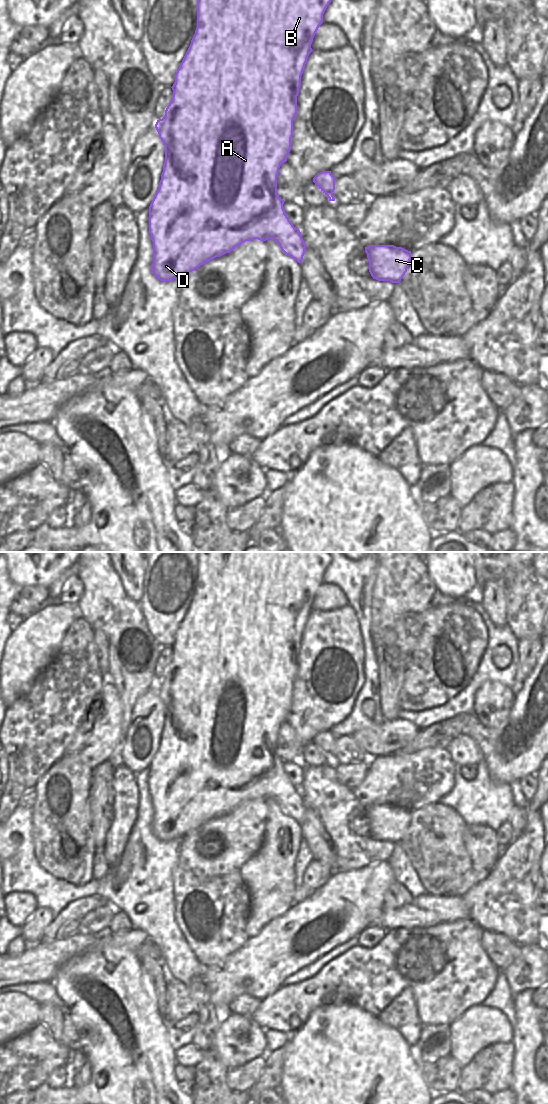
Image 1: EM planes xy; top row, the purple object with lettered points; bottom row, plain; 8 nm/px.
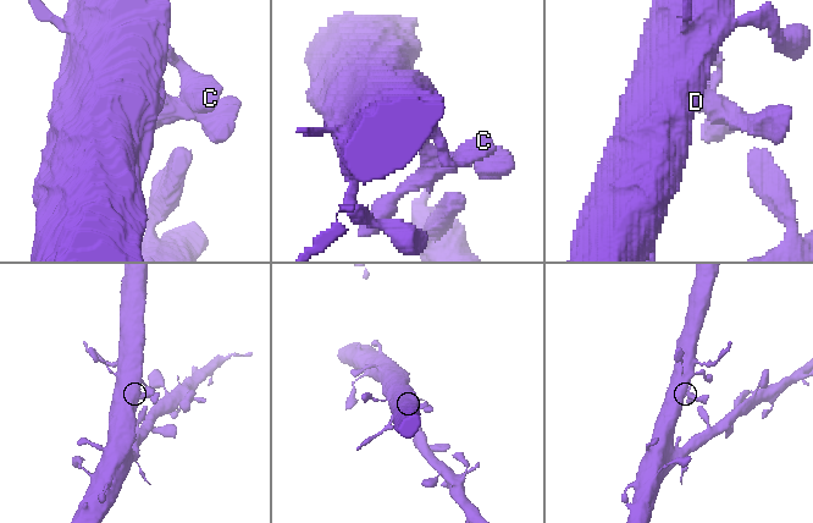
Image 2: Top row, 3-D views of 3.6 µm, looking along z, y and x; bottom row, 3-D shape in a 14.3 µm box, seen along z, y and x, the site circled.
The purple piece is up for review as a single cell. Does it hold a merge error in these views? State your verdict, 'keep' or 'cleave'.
keep

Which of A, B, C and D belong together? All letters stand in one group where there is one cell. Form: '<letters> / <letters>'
A B C D

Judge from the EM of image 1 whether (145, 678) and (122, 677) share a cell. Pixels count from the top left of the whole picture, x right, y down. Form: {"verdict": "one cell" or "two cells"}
{"verdict": "one cell"}

